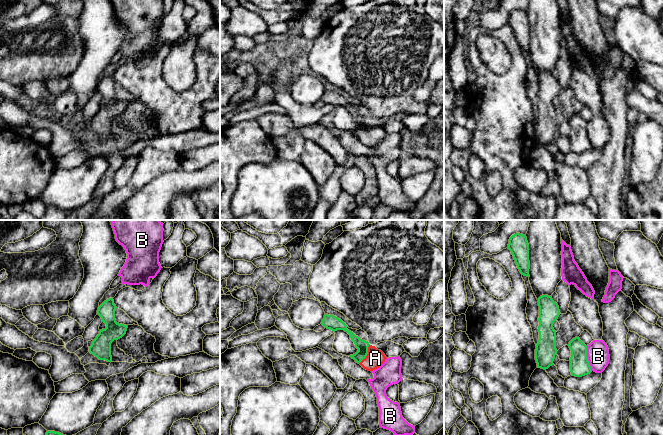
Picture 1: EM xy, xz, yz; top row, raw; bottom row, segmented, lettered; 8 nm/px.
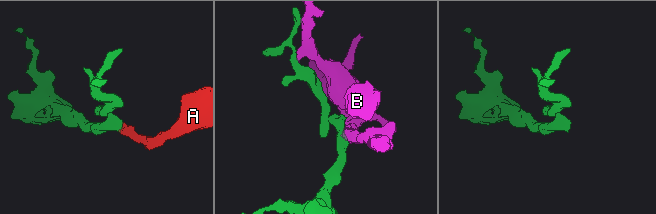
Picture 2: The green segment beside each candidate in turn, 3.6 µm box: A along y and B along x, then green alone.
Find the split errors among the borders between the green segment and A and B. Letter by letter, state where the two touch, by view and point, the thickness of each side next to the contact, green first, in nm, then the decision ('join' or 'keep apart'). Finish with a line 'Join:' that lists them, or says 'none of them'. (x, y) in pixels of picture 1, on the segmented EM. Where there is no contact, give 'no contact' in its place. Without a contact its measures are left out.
A: xz (367, 353) | 90/150 nm | join
B: yz (586, 358) | 160/180 nm | keep apart
Join: A

